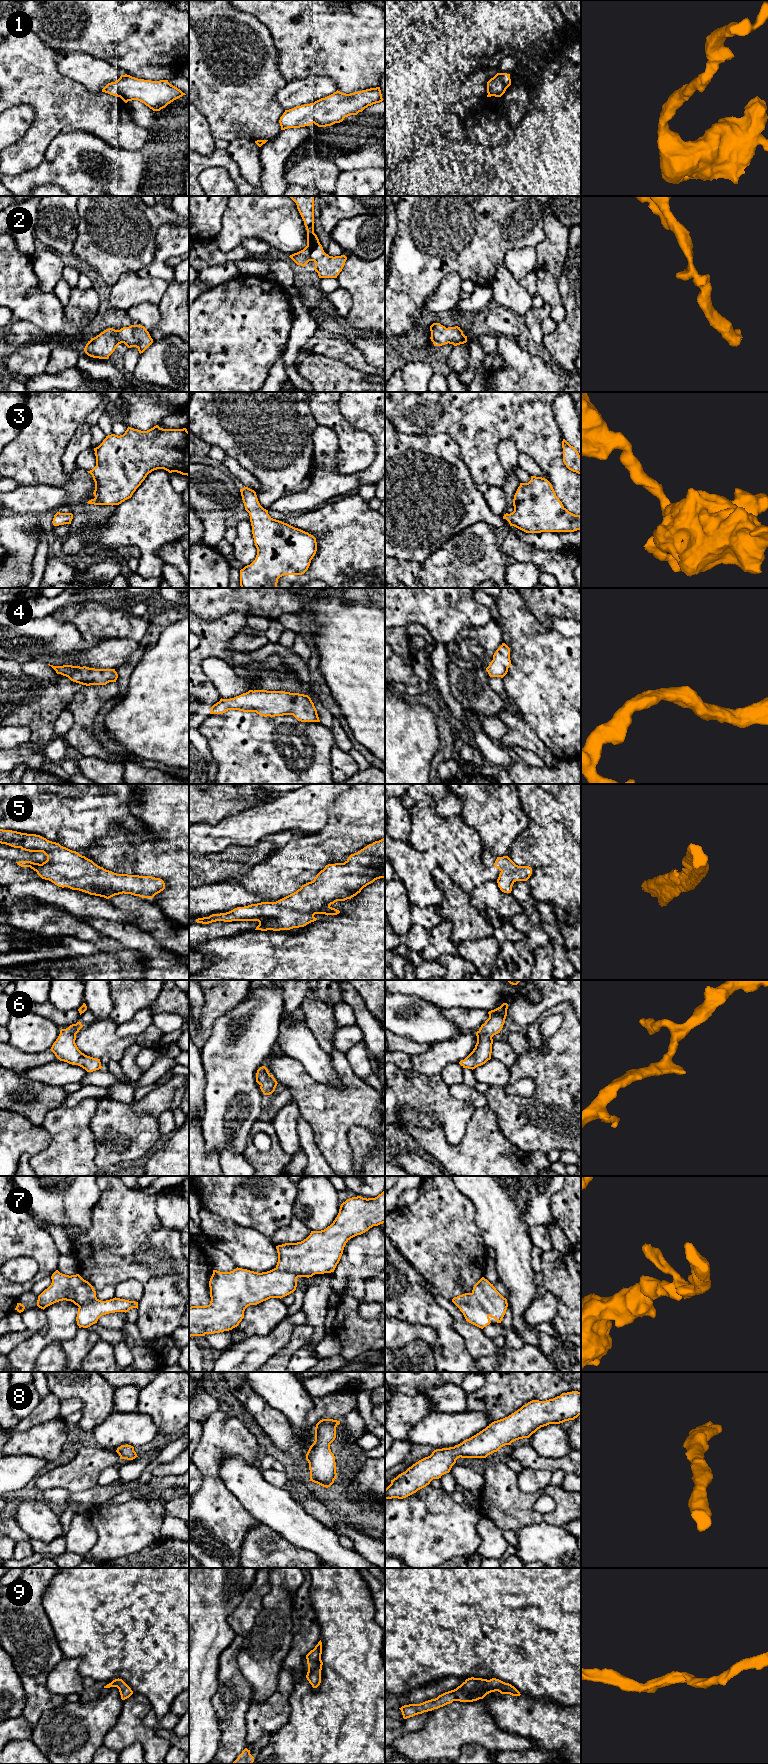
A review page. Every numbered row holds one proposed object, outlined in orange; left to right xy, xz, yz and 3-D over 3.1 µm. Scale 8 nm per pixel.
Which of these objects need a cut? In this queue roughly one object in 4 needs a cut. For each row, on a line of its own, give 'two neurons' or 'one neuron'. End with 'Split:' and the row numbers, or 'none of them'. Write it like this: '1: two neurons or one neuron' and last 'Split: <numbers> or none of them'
1: one neuron
2: one neuron
3: one neuron
4: one neuron
5: one neuron
6: one neuron
7: one neuron
8: one neuron
9: one neuron
Split: none of them

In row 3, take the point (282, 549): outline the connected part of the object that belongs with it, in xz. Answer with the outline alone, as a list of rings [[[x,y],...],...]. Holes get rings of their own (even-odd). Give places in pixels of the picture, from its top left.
[[[248,487],[240,489],[245,510],[249,513],[254,543],[257,548],[255,560],[240,570],[241,588],[277,588],[278,579],[284,575],[302,575],[317,551],[316,538],[301,529],[273,519]]]

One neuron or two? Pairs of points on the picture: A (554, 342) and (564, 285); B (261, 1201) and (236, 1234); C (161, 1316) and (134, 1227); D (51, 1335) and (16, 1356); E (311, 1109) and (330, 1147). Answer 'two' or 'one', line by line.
A: one
B: two
C: one
D: one
E: one

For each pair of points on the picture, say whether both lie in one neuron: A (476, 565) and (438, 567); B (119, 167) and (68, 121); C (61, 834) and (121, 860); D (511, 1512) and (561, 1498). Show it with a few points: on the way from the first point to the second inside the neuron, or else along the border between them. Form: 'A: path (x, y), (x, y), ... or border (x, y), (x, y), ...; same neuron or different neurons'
A: path (467, 565), (447, 567); same neuron
B: border (56, 136), (67, 132), (86, 131), (101, 139); different neurons
C: border (111, 837), (105, 837), (94, 842), (84, 855); different neurons
D: path (526, 1515), (531, 1517), (551, 1517), (555, 1513); same neuron

